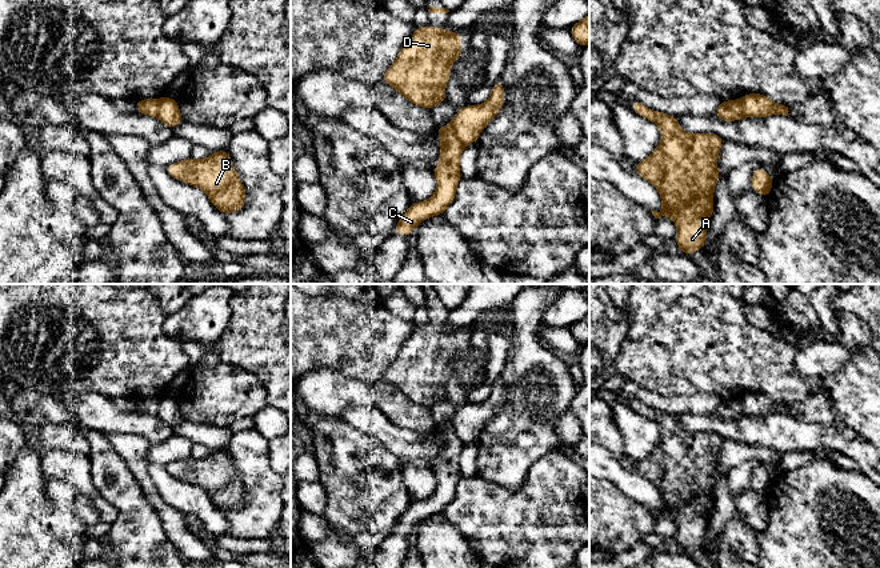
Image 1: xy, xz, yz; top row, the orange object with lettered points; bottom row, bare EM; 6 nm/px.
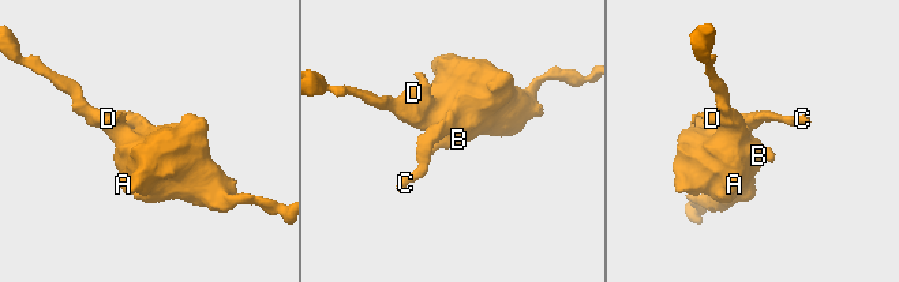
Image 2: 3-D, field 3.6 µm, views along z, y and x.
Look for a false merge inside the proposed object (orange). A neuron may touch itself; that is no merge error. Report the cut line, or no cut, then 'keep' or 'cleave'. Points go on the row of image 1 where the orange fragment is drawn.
cut in xz along (450, 124), (464, 146); cleave

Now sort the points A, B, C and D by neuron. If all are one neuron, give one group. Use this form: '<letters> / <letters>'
A B D / C

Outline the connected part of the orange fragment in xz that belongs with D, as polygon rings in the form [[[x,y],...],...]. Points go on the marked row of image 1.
[[[437,27],[416,28],[383,81],[411,103],[432,109],[445,100],[451,65],[461,53],[460,32]]]

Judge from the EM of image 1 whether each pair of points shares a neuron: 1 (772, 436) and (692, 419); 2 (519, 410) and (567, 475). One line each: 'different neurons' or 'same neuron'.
1: same neuron
2: different neurons

